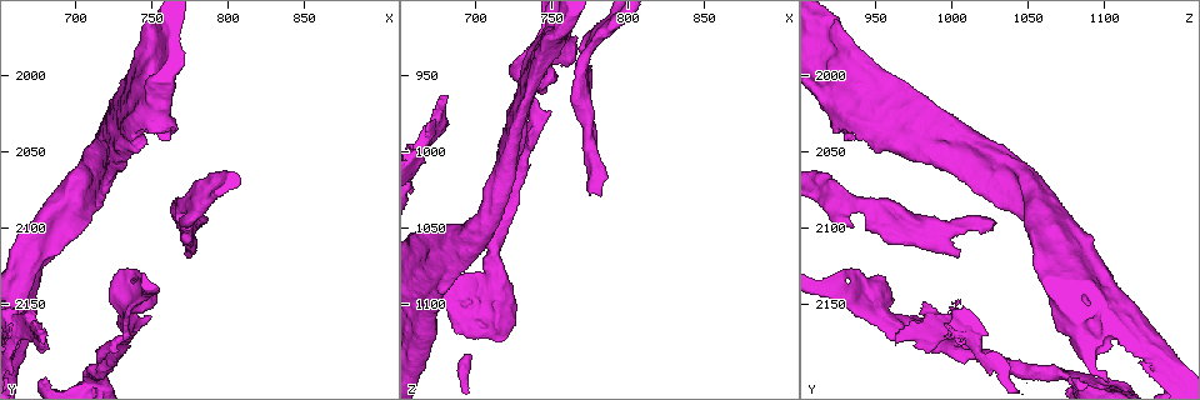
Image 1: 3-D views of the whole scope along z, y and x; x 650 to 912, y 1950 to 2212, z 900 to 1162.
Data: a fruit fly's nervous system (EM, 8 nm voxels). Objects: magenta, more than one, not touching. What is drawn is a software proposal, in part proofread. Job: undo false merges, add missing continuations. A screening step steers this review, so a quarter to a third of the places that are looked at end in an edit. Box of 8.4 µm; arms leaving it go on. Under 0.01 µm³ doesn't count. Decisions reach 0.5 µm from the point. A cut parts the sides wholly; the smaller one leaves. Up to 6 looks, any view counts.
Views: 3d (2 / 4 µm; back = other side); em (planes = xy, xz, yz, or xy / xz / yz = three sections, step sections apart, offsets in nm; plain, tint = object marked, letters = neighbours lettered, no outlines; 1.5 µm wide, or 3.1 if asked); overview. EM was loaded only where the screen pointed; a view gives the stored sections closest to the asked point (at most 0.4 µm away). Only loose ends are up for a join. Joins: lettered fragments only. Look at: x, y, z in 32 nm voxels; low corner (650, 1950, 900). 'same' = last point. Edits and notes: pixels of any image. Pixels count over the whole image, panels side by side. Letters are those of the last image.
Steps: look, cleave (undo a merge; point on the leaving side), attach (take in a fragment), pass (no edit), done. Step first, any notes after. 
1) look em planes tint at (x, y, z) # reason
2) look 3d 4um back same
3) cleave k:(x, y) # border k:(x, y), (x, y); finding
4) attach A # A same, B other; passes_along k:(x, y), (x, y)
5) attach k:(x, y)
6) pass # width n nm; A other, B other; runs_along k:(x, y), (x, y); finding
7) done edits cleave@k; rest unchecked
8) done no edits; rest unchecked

look 3d 2um at (680, 2176, 962) # an open end

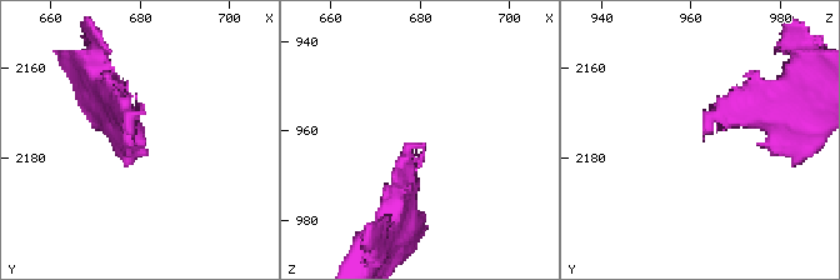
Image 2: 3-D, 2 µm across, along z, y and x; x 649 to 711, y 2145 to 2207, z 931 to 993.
look em xz step 4 tint at (680, 2174, 963) # shape alone is not enough

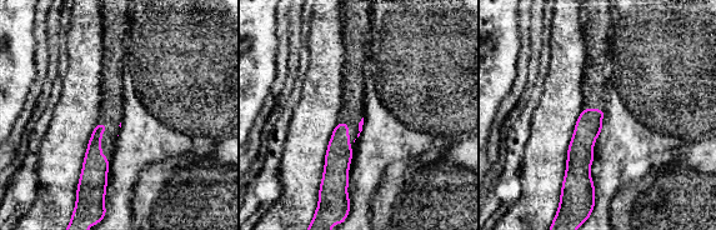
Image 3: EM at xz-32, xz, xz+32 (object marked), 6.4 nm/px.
look em planes letters same # another direction

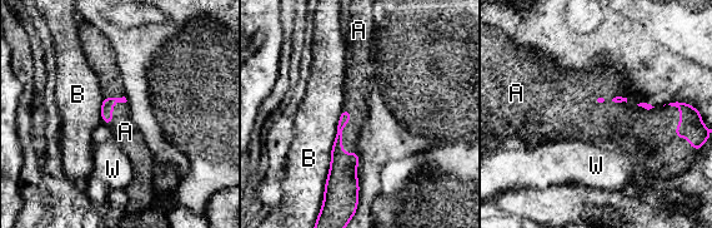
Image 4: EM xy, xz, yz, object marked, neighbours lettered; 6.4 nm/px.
attach A # A same, B other, W other; passes_along 4:(342, 170), (341, 132), (355, 95); the cell continues

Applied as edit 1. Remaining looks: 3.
look overview

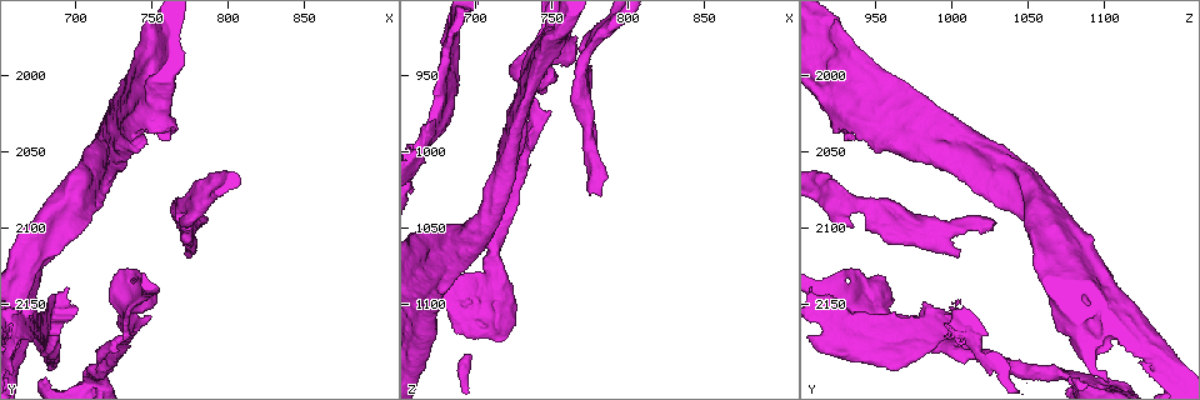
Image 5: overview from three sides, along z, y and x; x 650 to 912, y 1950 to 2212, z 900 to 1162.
look em planes tint at (782, 2096, 1028) # an open end

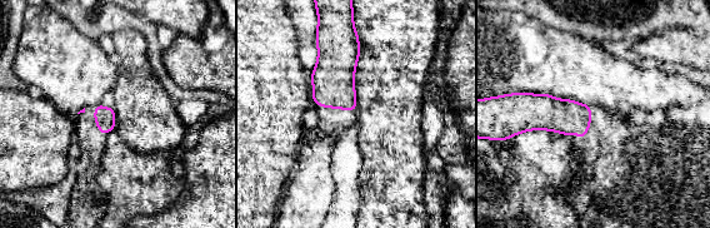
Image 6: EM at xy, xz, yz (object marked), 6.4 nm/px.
look em planes letters same # what lies round it

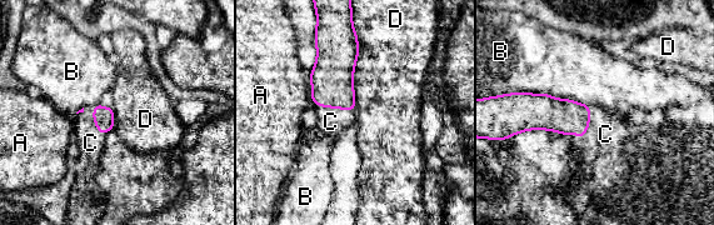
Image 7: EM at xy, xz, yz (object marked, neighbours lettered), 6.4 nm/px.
attach C # longest_contact D 550 nm; A other, B other, C same, D other; it goes on there

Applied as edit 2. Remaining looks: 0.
done edits attach@4, attach@7; rest unchecked

